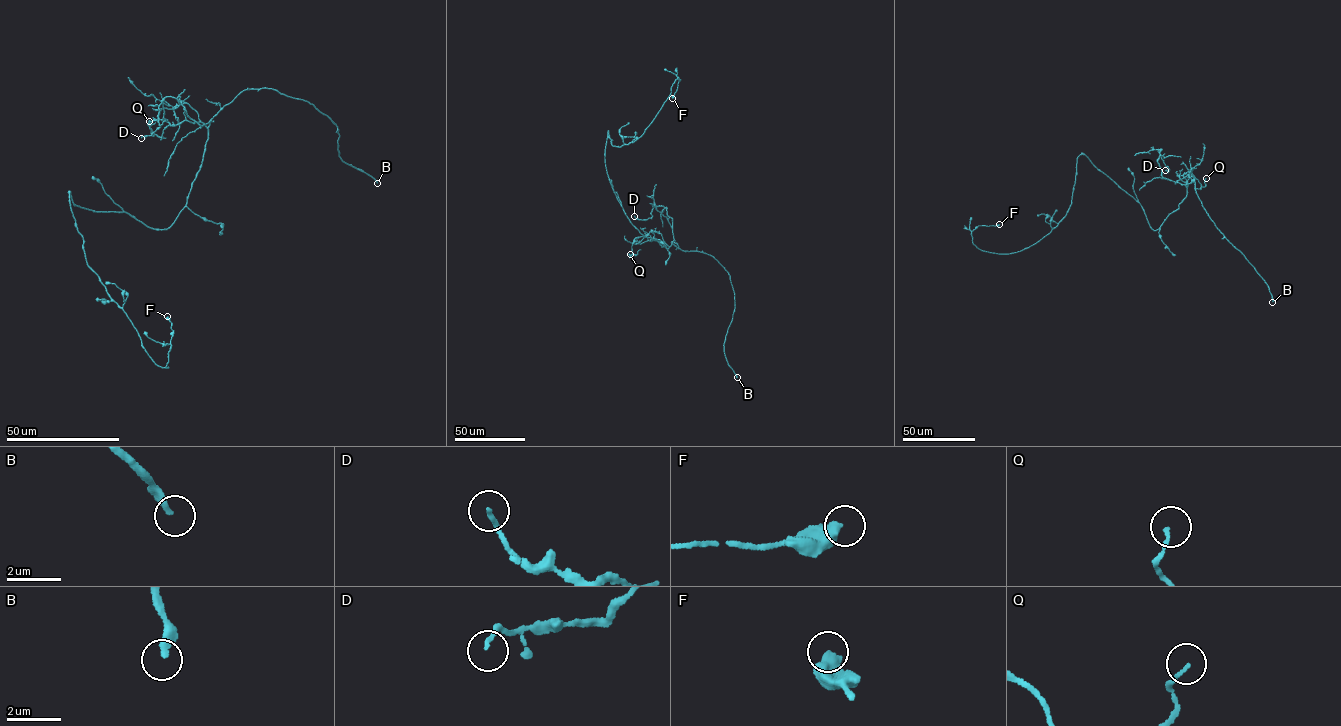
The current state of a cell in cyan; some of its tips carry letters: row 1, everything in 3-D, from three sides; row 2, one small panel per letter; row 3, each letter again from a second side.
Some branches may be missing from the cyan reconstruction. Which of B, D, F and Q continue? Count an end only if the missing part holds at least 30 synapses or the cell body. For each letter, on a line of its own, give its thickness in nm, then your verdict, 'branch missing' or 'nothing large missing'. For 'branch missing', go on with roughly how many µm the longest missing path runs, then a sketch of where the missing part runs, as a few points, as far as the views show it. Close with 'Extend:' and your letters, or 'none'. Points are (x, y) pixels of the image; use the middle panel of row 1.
B: 280 nm thick; branch missing; about 30 µm are missing; missing branch runs (737, 377), (750, 406)
D: 150 nm thick; nothing large missing
F: 440 nm thick; nothing large missing
Q: 110 nm thick; nothing large missing
Extend: B

